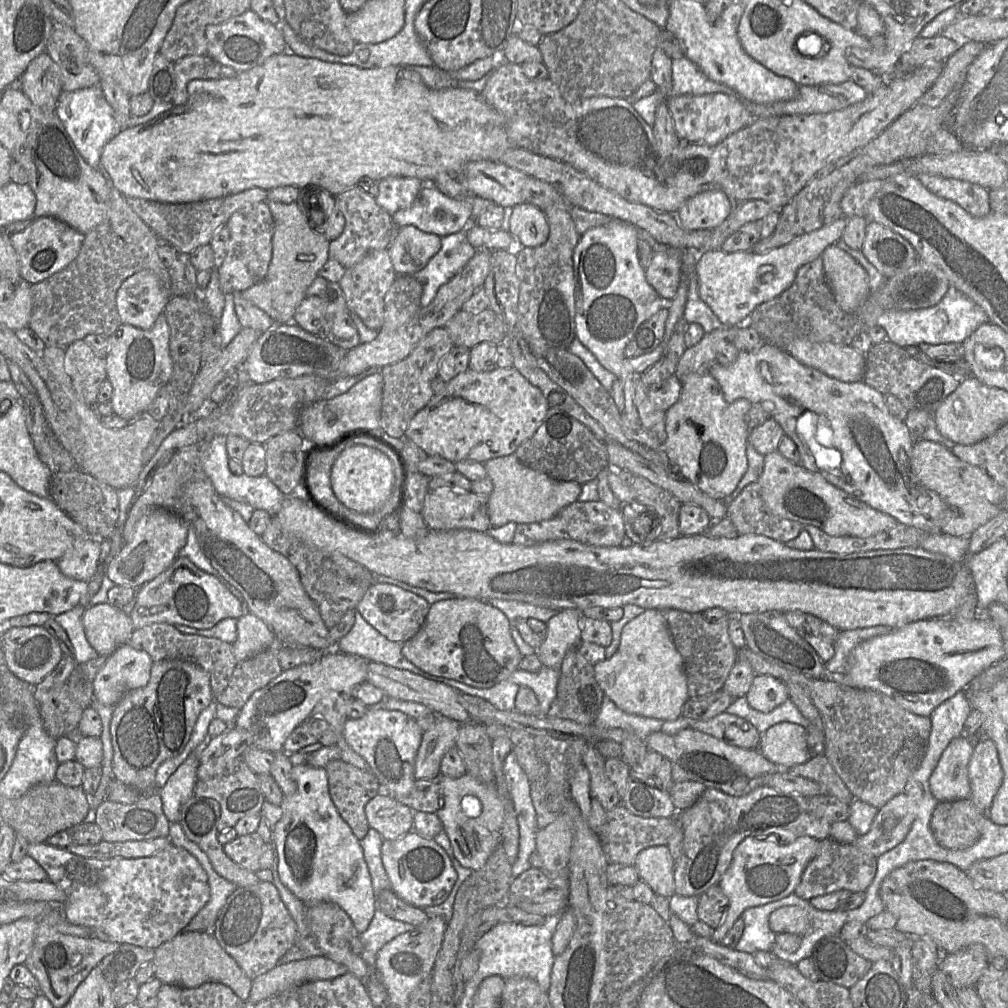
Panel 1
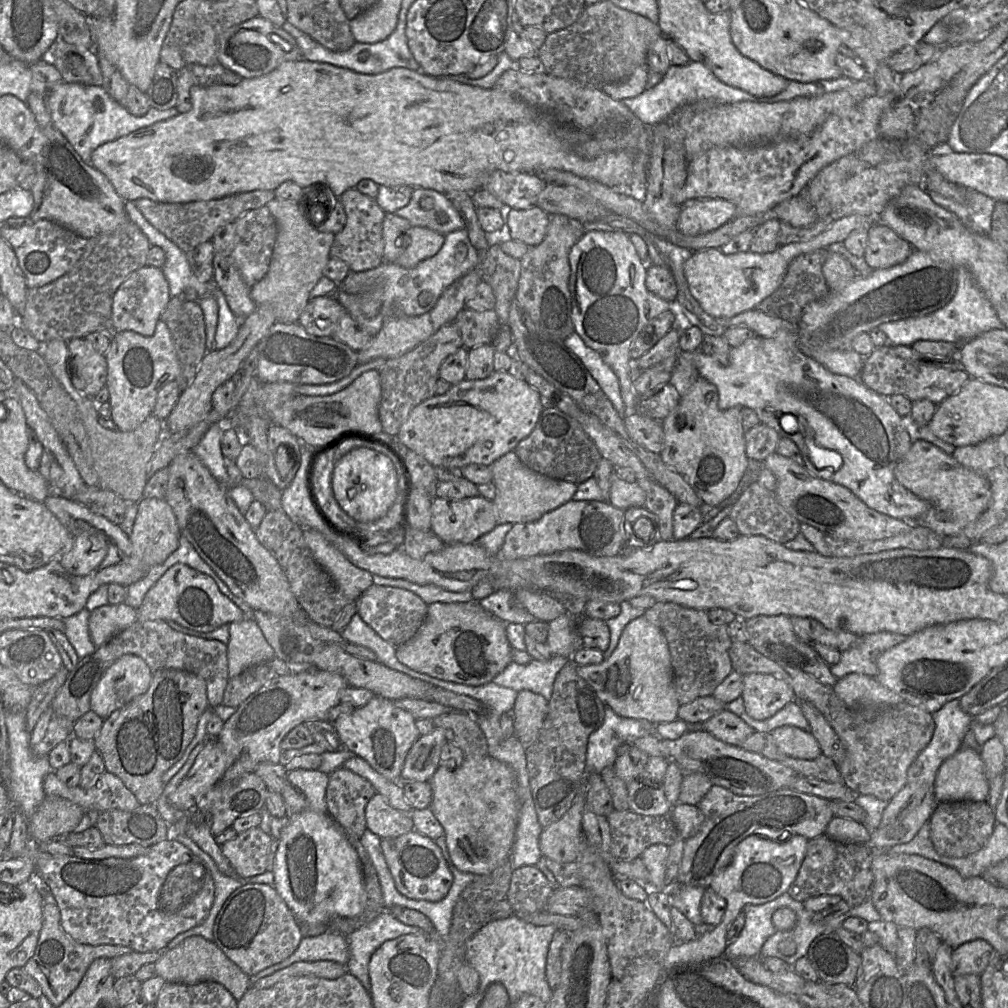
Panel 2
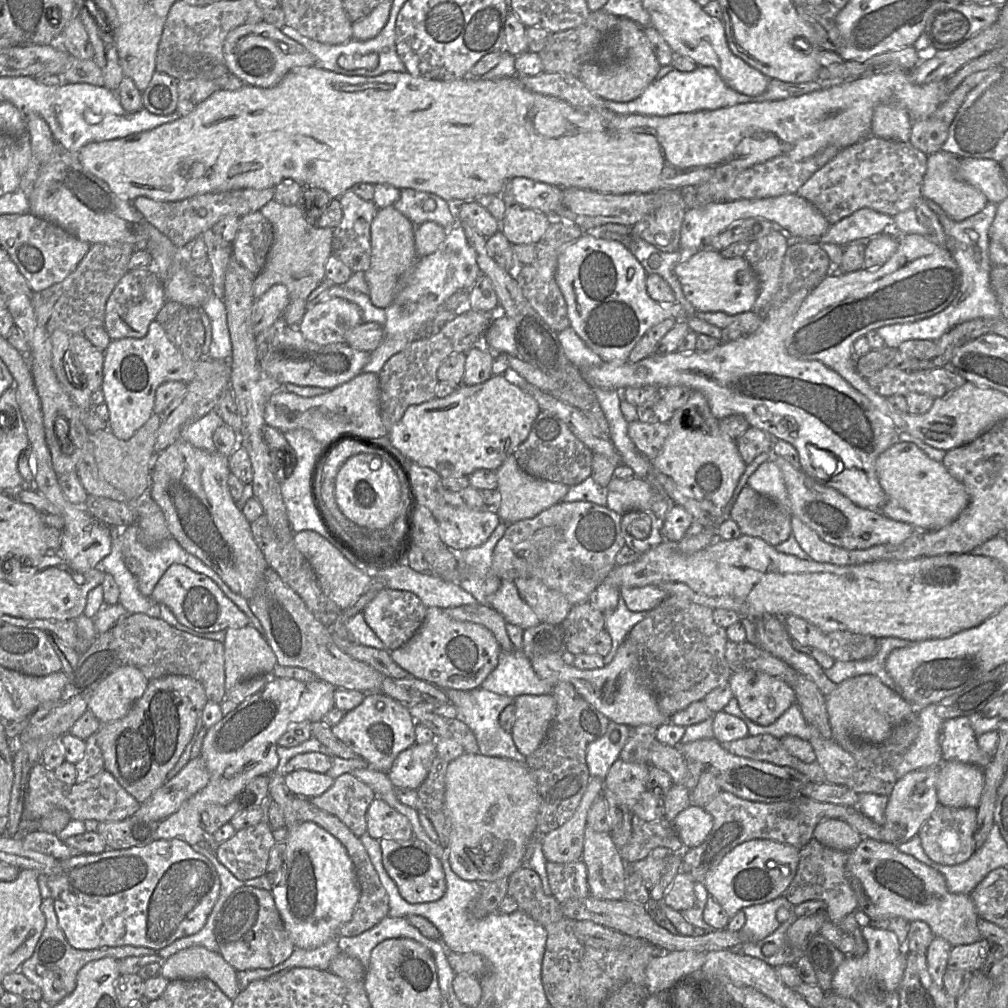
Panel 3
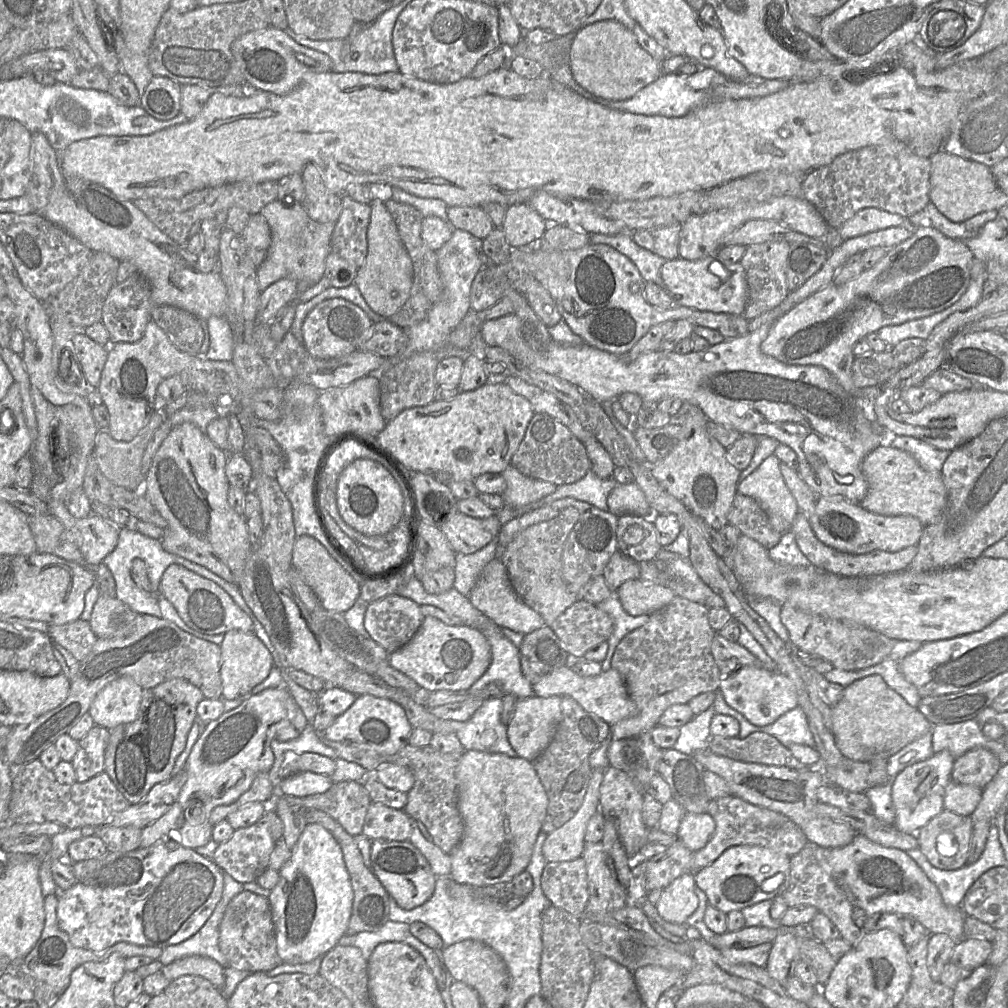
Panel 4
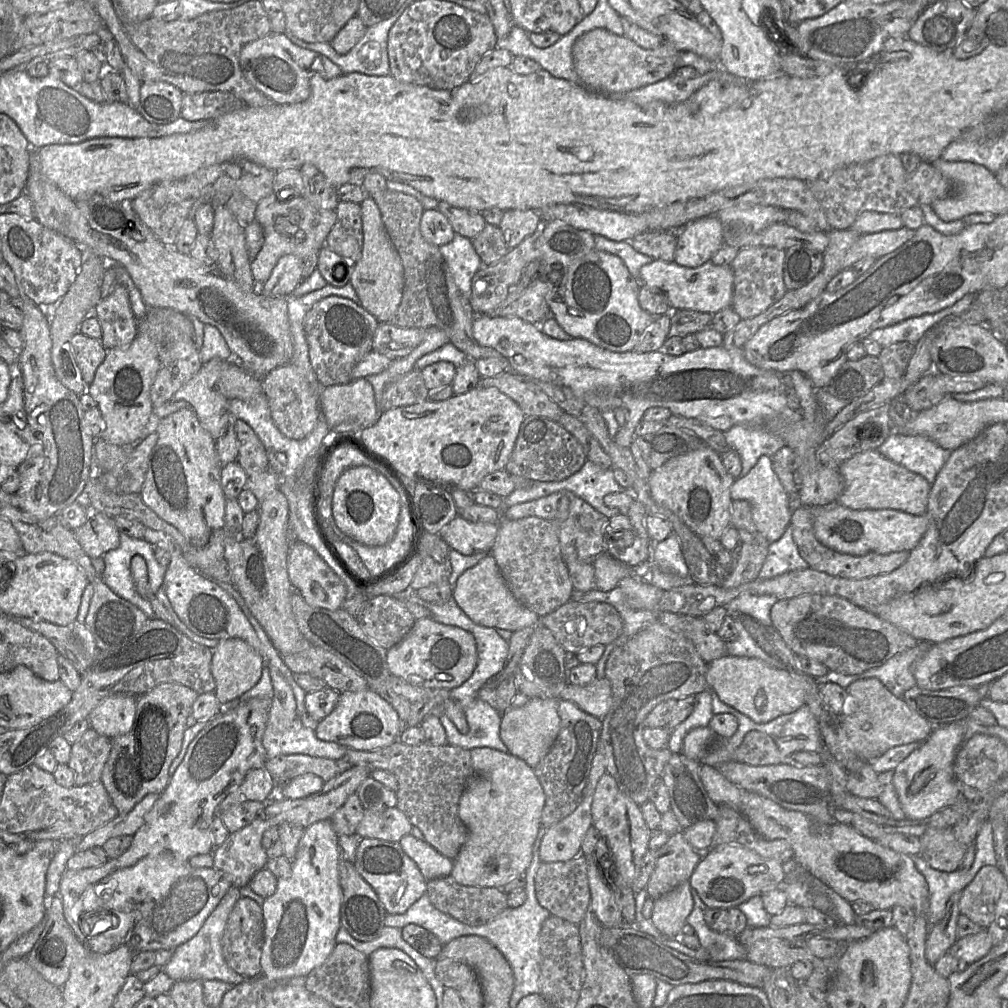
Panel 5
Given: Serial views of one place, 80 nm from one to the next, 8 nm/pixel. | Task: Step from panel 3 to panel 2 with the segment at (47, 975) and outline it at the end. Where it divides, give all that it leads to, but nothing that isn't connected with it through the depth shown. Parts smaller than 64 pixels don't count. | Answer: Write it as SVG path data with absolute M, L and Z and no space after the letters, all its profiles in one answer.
M46 900L43 905L43 924L34 955L23 967L41 986L43 994L54 1007L60 1006L79 986L92 962L98 958L111 959L133 952L121 945L87 945L73 940L61 926L61 915L57 904Z

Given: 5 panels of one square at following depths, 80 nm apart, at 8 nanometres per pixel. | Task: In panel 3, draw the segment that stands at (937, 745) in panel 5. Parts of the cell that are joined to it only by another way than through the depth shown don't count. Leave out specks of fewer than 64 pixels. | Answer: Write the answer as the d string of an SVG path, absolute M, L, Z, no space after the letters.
M939 767L919 769L908 772L896 782L885 810L883 842L899 845L914 838L922 825L940 806L936 782Z

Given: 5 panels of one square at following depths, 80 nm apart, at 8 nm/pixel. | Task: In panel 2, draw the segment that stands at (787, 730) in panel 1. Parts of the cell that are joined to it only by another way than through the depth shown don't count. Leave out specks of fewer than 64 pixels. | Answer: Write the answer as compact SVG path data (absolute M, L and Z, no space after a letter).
M784 725L775 728L770 734L777 748L789 757L812 760L821 754L819 745L810 731Z

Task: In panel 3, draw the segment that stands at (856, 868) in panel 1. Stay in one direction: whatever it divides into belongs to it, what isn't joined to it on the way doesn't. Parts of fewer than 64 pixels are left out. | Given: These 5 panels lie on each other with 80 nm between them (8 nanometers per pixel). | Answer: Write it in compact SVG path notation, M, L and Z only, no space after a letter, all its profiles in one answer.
M812 838L800 849L796 874L783 896L795 906L811 900L824 901L828 920L840 925L847 915L859 909L846 869L847 858L848 851L827 847Z

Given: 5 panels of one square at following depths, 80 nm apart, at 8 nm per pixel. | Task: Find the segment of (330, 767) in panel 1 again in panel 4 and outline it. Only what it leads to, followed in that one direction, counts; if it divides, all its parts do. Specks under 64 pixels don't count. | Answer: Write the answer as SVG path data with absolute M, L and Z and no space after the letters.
M353 780L333 783L324 793L288 797L288 801L293 805L324 811L351 836L362 832L365 816L371 803L363 781Z

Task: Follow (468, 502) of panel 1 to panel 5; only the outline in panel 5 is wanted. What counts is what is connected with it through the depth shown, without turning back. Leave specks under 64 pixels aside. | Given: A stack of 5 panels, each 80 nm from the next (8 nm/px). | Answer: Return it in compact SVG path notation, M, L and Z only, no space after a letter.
M460 515L443 527L440 536L454 549L465 556L490 552L498 534L497 523L472 523Z

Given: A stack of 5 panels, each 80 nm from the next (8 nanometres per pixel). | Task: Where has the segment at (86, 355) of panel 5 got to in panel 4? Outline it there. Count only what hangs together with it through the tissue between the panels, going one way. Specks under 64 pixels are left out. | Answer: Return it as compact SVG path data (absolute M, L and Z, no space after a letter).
M82 331L73 336L71 345L74 348L75 358L86 384L96 390L107 359L108 348L99 345Z

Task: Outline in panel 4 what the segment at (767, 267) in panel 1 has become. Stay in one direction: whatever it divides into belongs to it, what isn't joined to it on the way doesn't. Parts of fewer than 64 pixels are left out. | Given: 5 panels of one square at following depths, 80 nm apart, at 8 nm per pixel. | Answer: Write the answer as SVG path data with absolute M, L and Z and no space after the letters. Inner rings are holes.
M869 207L858 211L851 219L847 220L838 228L838 233L845 241L849 238L889 227L901 226L904 225L904 223L906 223L906 218L899 214ZM715 254L690 261L677 257L664 263L660 272L662 286L670 294L673 304L694 308L700 311L742 315L747 302L747 283L745 271L740 262L720 260Z

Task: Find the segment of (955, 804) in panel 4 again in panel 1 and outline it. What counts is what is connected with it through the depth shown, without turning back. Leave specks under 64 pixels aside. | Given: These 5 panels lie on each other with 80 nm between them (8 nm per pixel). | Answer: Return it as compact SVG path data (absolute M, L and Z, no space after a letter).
M963 733L943 752L930 777L931 792L939 802L971 797L968 767L973 750L974 744Z

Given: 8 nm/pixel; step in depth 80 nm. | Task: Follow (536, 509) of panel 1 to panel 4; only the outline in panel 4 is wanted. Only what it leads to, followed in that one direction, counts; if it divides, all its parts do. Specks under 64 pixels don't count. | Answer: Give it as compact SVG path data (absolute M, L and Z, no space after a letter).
M511 465L507 466L501 475L506 482L506 488L501 494L504 505L515 508L536 503L552 494L557 488L553 483L527 477Z

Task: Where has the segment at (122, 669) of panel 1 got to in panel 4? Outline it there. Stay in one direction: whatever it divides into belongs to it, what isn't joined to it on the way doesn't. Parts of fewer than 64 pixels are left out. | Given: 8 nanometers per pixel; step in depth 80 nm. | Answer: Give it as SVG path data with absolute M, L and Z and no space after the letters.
M120 677L107 684L95 697L89 714L96 726L108 730L137 718L143 688L130 677Z

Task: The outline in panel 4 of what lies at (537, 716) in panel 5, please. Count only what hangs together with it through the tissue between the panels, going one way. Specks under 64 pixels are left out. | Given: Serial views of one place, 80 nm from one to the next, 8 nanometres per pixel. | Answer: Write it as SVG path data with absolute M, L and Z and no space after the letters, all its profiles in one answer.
M561 697L518 698L507 727L508 741L518 757L535 761L552 741L561 720Z

